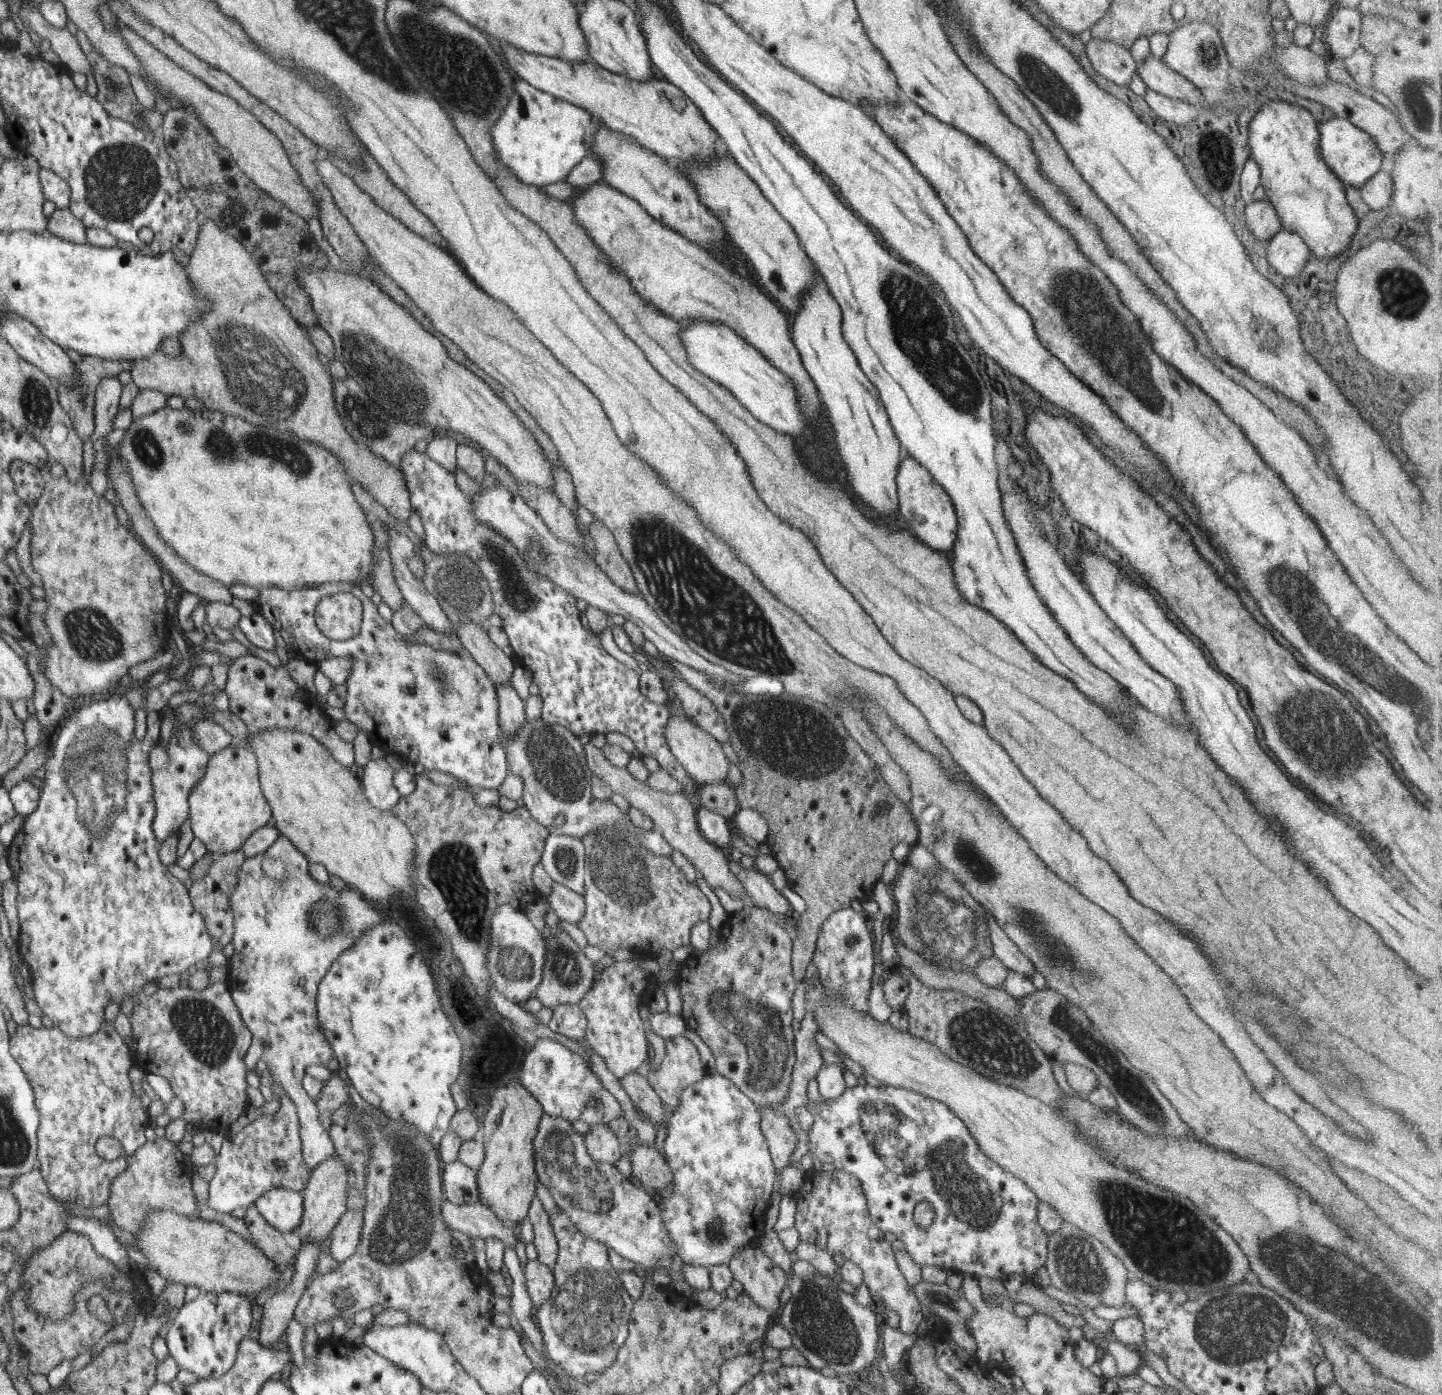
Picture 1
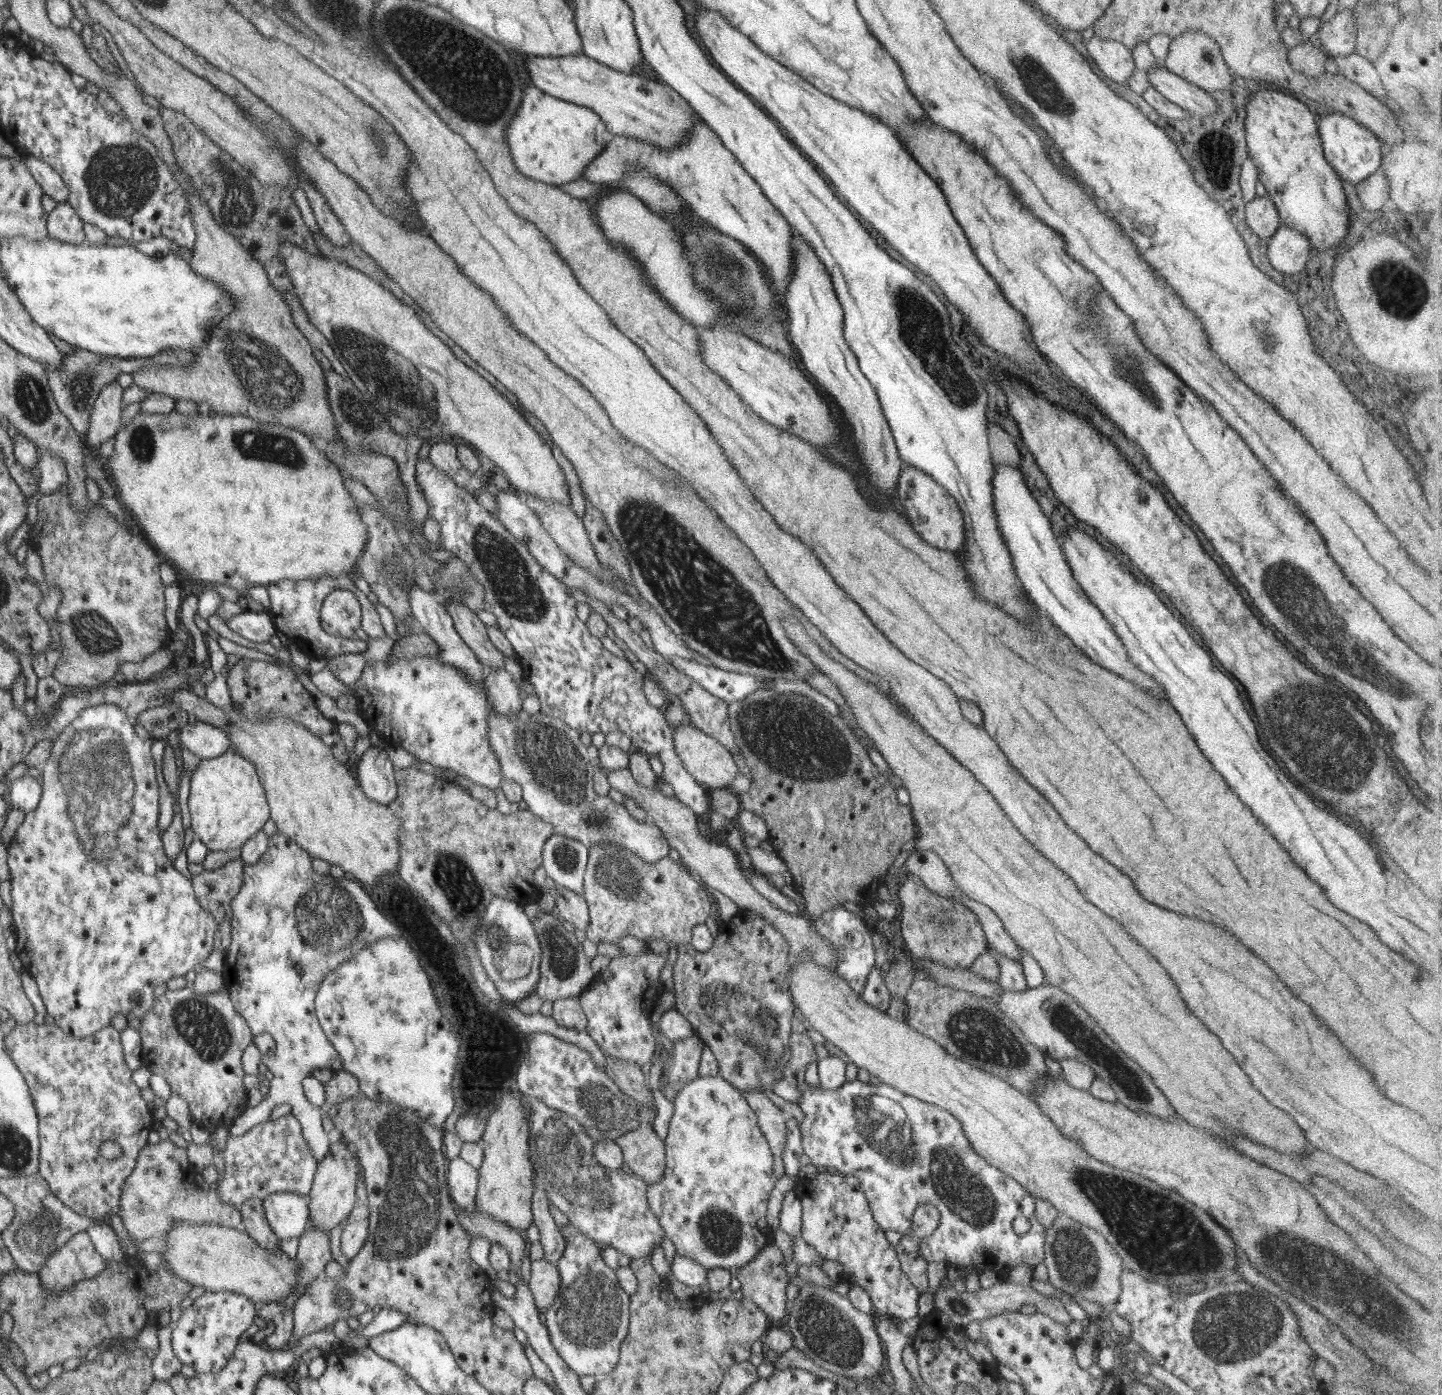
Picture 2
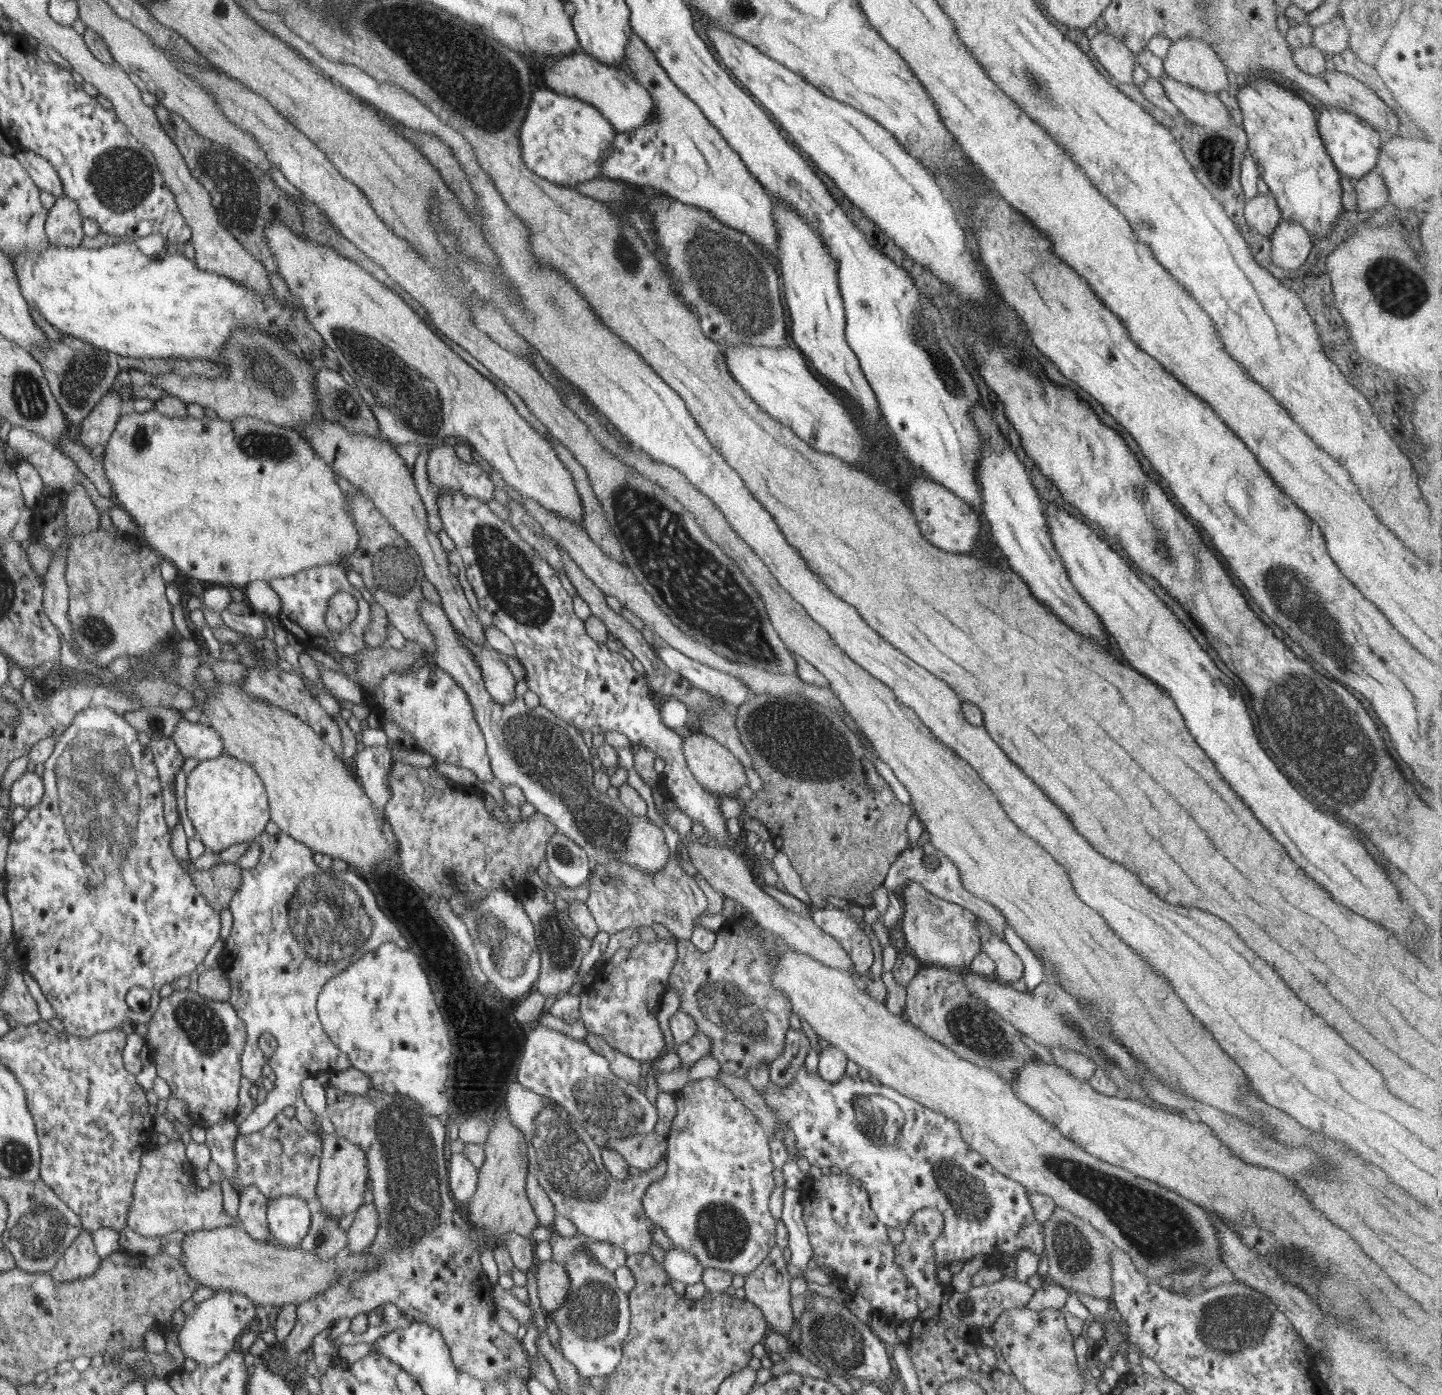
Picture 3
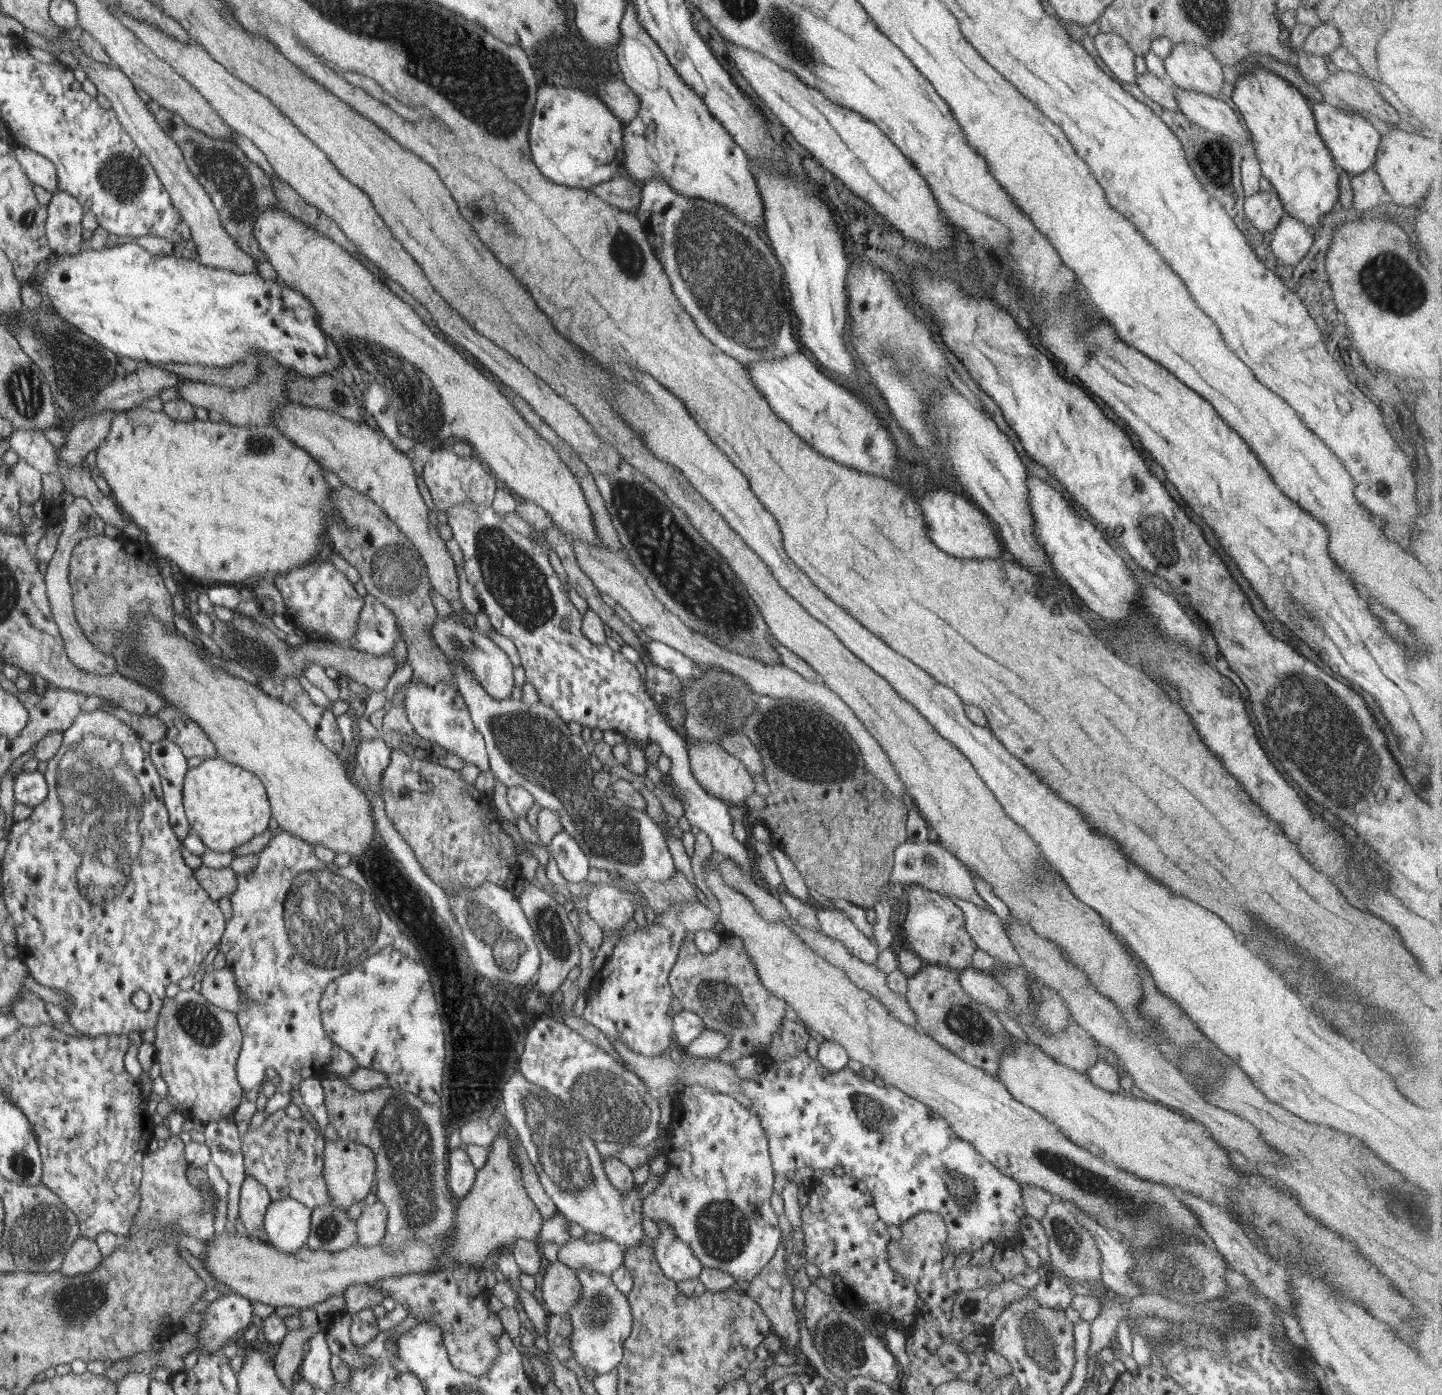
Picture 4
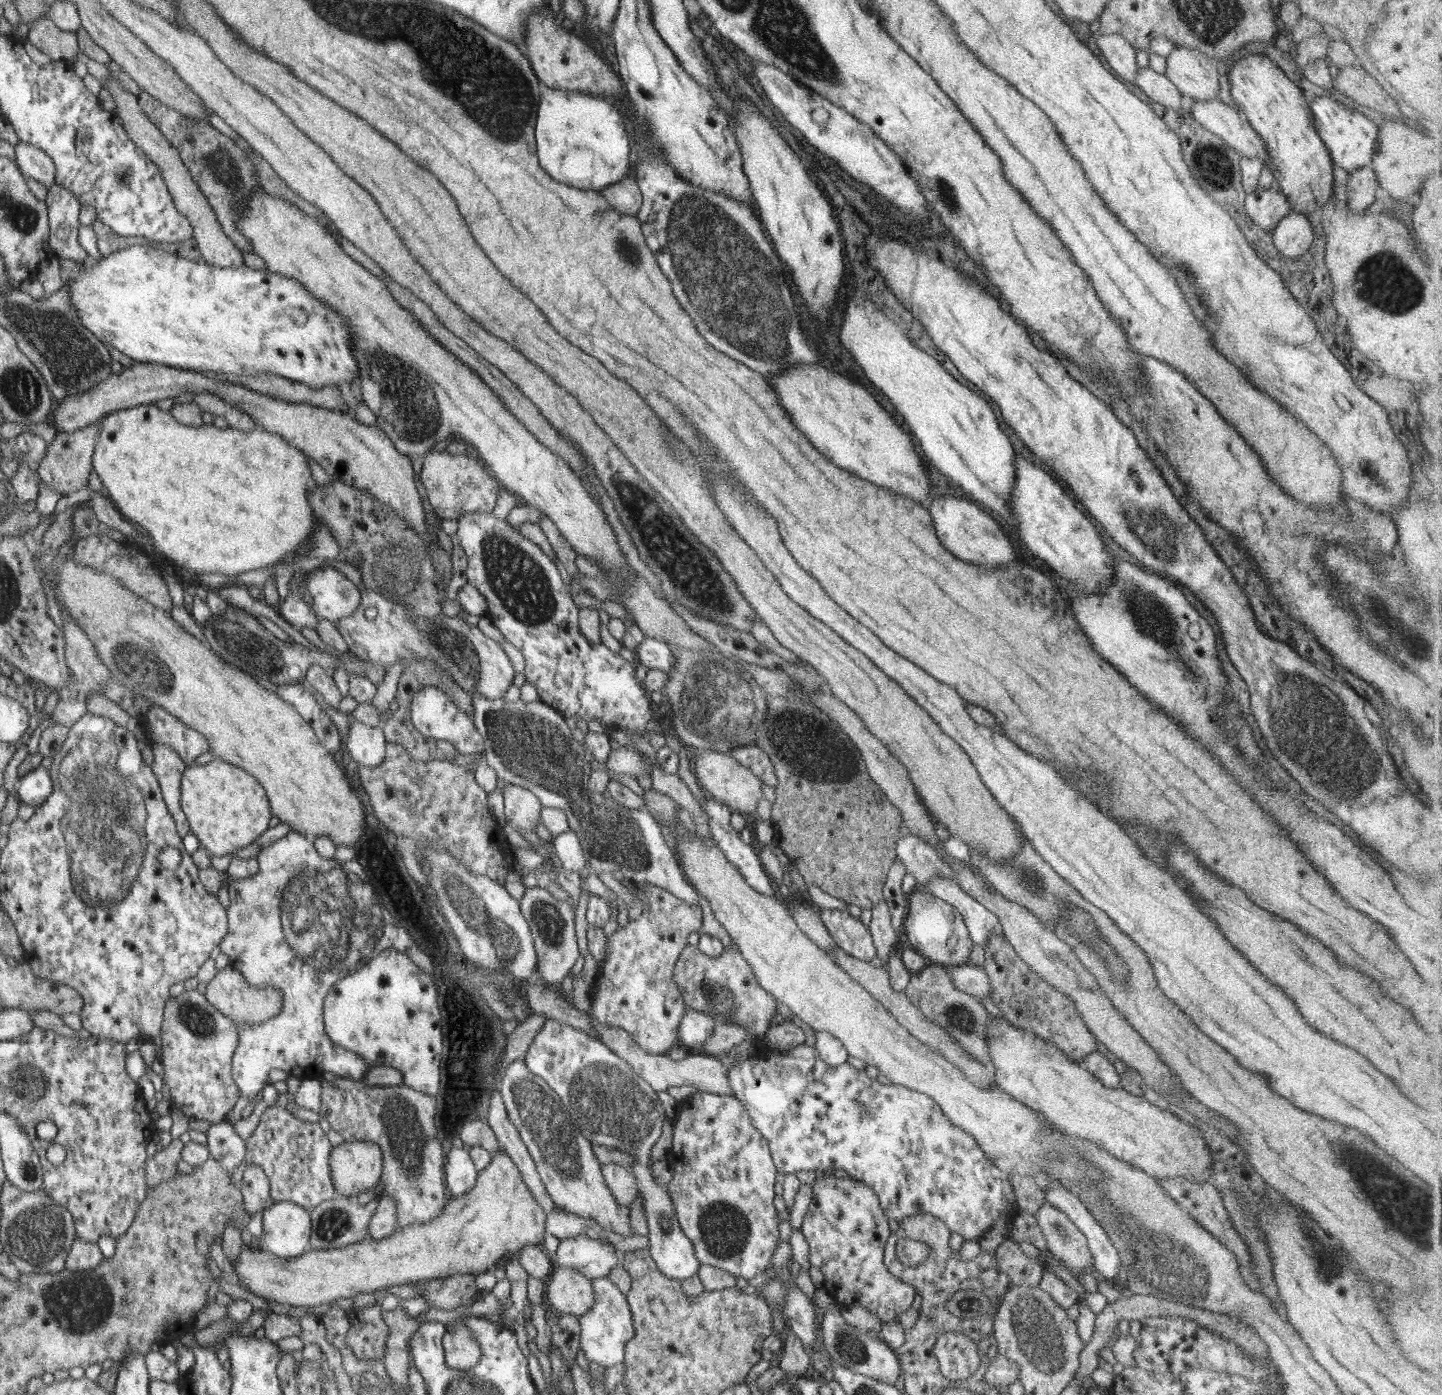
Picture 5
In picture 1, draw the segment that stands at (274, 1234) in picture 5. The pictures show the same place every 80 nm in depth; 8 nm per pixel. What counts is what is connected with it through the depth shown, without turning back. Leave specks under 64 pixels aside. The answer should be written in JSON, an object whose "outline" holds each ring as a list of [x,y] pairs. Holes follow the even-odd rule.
{"outline":[[[280,1187],[266,1192],[254,1205],[266,1223],[282,1234],[292,1234],[304,1217],[302,1200],[305,1198],[296,1190]]]}

